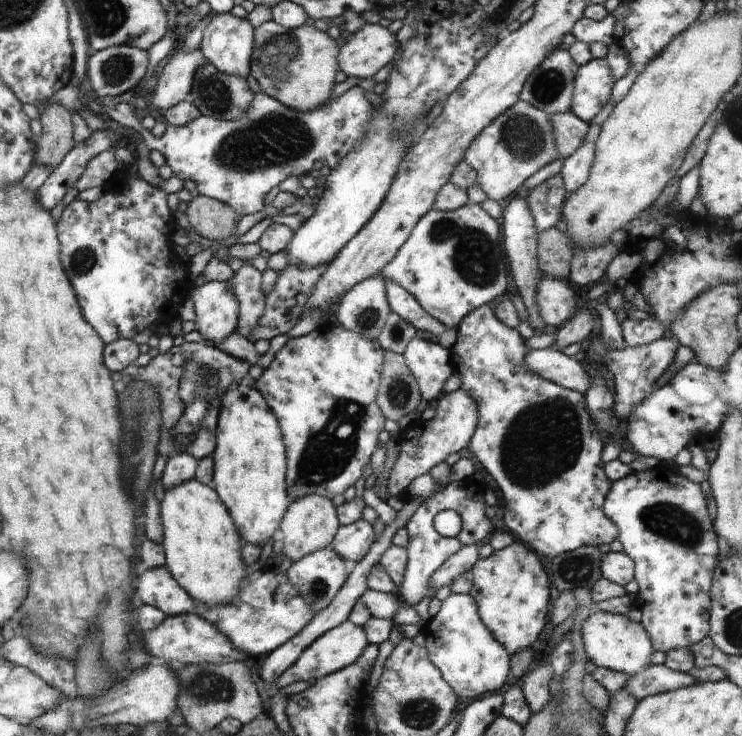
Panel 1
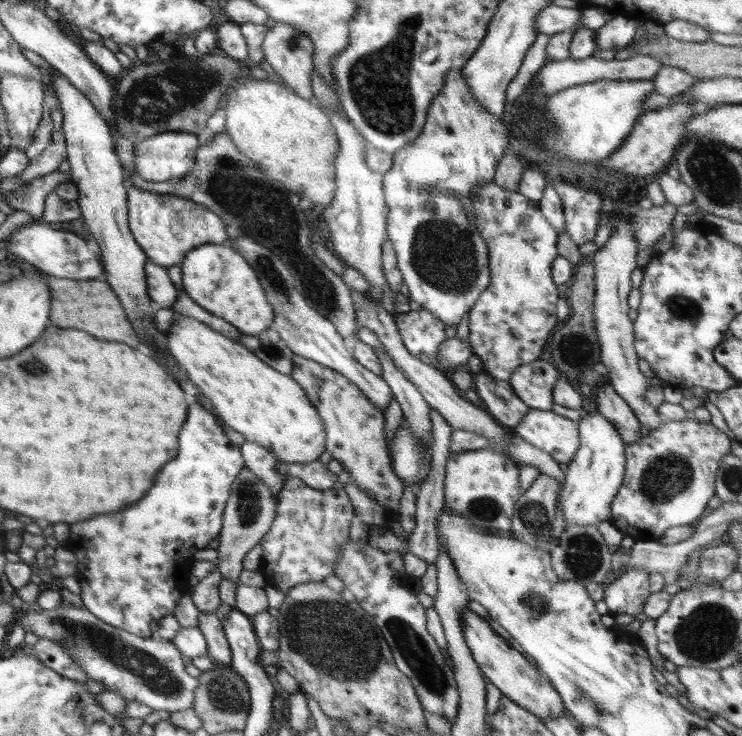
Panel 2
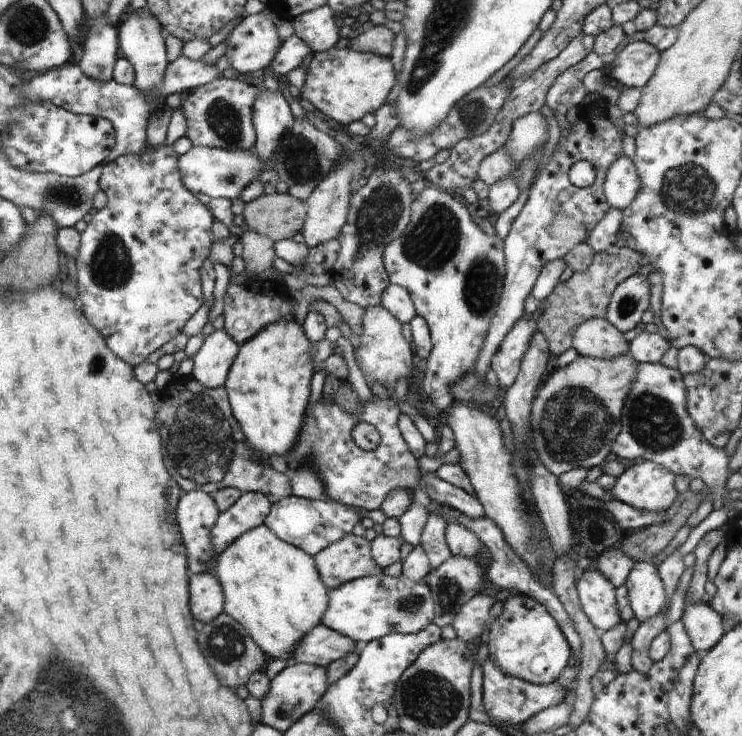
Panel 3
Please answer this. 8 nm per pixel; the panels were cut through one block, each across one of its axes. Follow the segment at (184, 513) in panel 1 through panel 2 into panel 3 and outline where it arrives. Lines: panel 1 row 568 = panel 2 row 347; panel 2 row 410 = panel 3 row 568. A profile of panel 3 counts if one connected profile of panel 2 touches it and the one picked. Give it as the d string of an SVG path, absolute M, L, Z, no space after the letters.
M266 525L245 532L218 555L216 578L220 581L225 596L223 611L235 618L270 658L286 658L289 663L292 663L291 657L299 642L313 628L322 624L329 605L329 589L320 578L313 556L284 542Z

